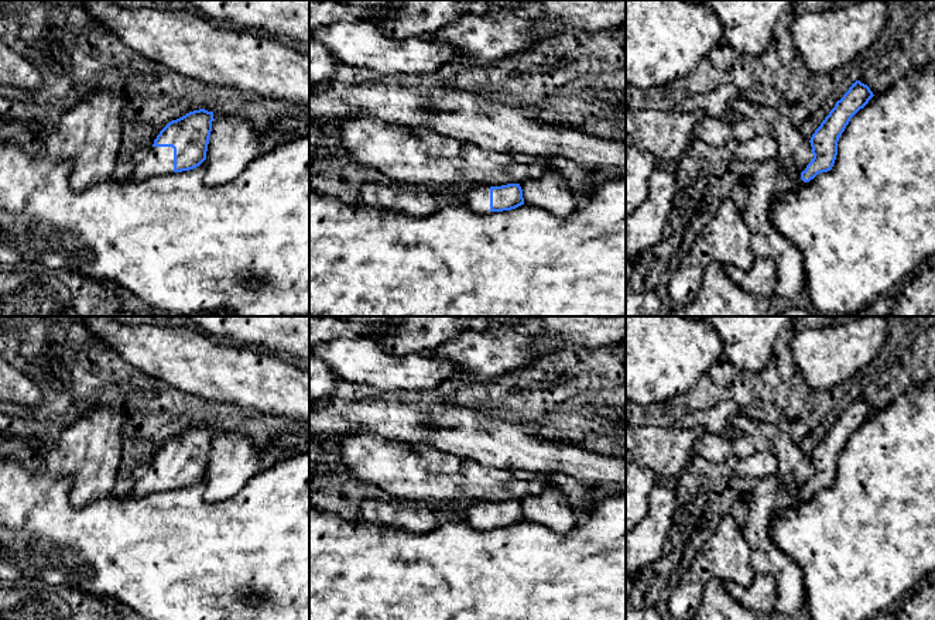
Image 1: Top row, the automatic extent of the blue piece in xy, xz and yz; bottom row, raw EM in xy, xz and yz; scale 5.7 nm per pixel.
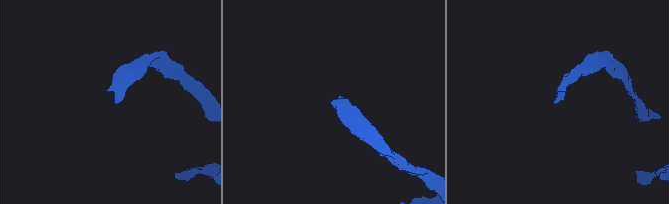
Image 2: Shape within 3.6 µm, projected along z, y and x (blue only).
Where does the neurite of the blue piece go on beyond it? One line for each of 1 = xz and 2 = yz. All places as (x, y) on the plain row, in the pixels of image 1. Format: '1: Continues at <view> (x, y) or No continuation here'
1: Continues at xz (478, 514)
2: No continuation here

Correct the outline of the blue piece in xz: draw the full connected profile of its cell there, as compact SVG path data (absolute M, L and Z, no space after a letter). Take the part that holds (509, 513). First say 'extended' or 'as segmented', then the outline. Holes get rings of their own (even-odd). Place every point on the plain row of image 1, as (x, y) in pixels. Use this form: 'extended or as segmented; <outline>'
extended; M473 500L460 514L466 524L477 530L511 527L524 521L520 500L501 503Z

